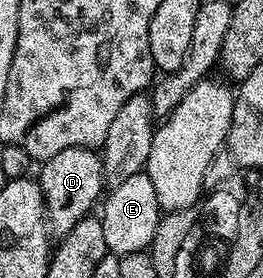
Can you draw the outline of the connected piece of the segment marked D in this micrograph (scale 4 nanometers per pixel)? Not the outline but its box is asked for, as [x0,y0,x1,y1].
[38,148,106,238]

